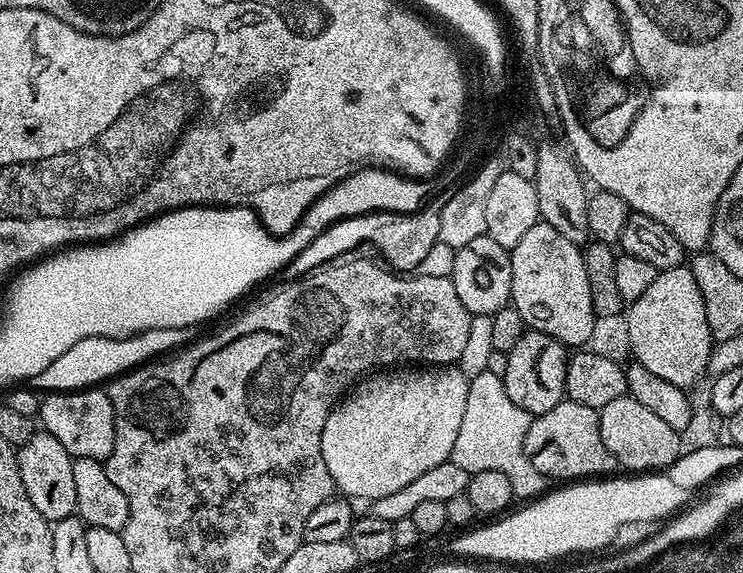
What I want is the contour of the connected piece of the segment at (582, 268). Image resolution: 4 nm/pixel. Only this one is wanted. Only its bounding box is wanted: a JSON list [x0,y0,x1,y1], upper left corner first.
[510,223,597,350]

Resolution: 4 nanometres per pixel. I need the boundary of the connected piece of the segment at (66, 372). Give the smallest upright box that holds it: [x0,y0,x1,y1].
[31,327,189,392]

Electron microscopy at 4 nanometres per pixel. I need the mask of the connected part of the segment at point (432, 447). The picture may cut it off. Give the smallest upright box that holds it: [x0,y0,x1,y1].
[322,366,469,502]

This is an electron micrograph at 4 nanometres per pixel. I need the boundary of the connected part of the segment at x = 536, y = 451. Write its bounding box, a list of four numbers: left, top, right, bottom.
[524,398,618,482]

